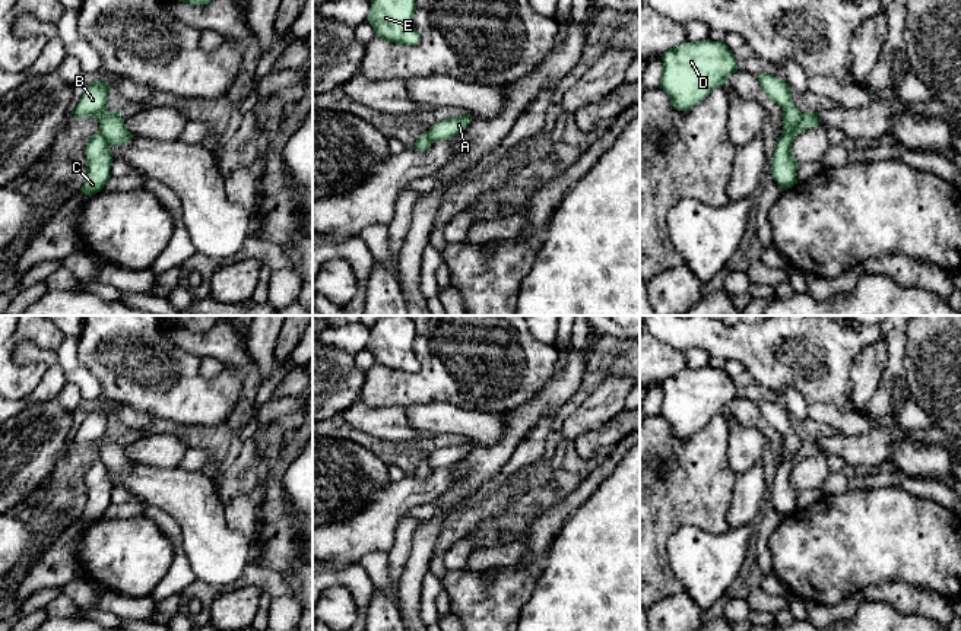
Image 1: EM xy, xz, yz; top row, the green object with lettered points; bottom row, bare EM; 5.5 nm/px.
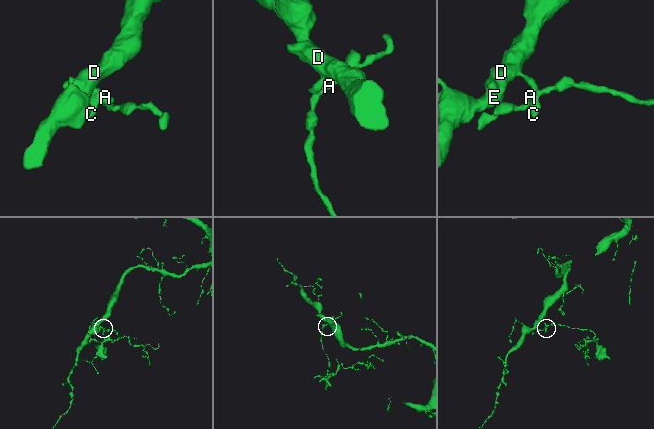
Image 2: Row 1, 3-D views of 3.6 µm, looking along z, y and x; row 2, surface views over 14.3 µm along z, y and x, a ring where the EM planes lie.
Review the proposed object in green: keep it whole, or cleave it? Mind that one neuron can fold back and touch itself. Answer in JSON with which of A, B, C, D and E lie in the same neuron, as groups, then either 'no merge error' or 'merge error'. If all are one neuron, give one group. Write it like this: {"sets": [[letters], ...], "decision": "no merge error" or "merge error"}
{"sets": [["A", "B", "D", "E"], ["C"]], "decision": "merge error"}

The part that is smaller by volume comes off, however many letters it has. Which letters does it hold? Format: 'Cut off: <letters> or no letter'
Cut off: C

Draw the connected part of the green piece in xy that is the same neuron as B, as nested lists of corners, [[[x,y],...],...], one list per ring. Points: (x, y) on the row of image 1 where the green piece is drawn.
[[[95,80],[91,83],[80,96],[77,107],[72,111],[73,117],[82,120],[93,117],[99,121],[99,131],[105,140],[114,146],[131,142],[131,134],[123,118],[120,108],[114,112],[107,112],[108,92],[111,86],[107,82]]]

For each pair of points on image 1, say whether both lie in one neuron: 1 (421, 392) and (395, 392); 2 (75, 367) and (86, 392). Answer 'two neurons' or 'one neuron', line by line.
1: one neuron
2: one neuron

